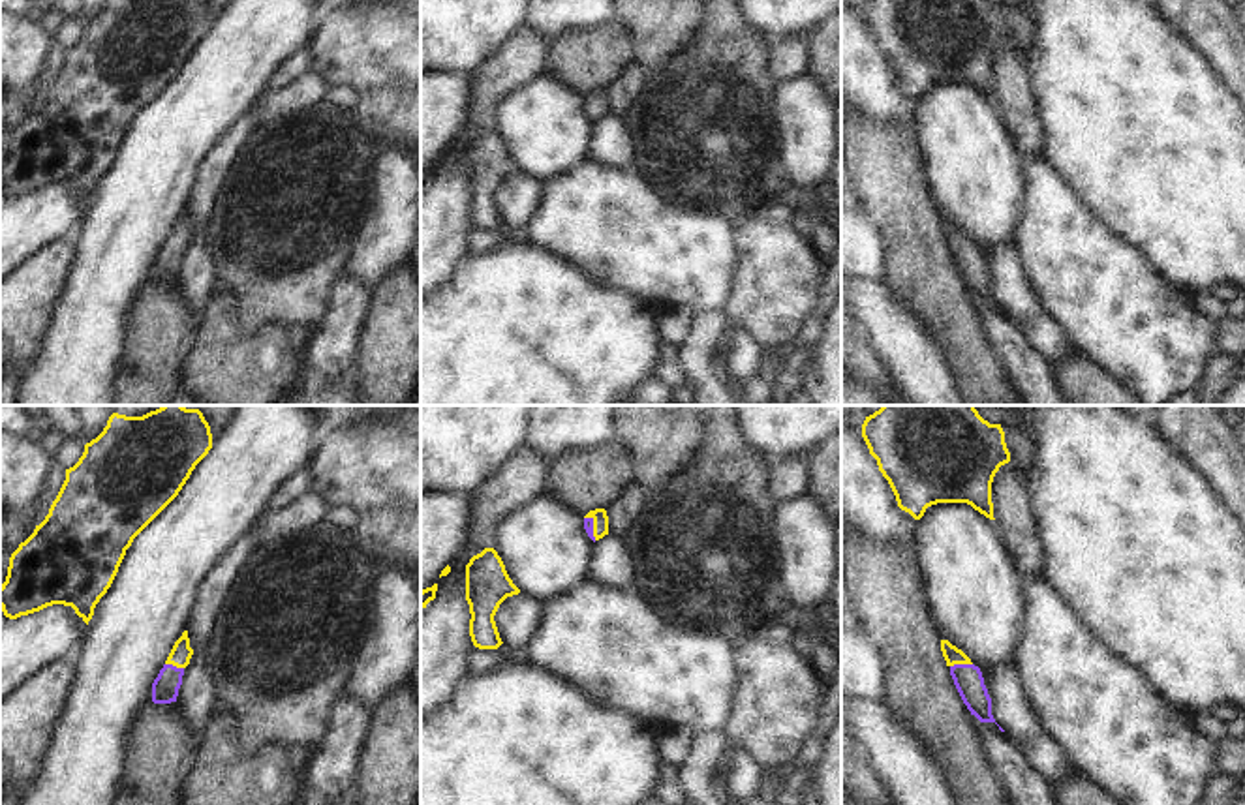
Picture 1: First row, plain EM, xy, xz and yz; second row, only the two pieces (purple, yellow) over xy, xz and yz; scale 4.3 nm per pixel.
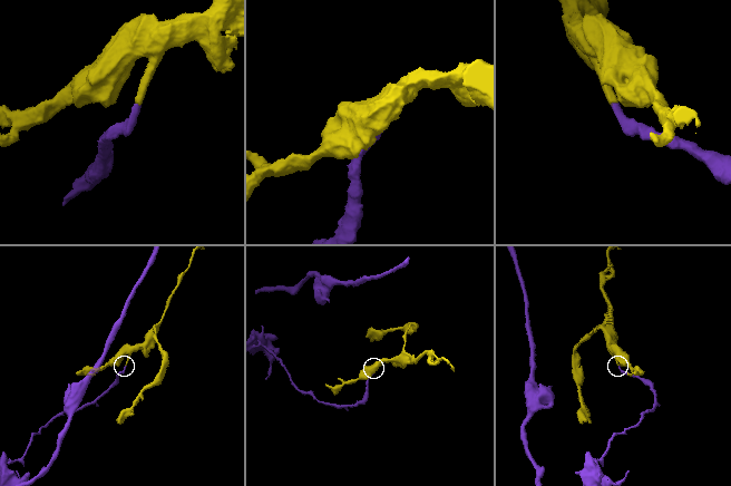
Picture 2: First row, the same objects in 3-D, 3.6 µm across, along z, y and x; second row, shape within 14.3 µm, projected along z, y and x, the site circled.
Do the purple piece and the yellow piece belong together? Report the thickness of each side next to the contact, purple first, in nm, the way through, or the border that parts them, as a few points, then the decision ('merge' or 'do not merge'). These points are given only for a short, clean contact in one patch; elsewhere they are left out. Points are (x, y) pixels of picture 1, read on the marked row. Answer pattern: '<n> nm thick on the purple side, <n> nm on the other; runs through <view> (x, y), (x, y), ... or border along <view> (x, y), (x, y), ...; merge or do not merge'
130 nm thick on the purple side, 80 nm on the other; runs through yz (968, 678), (960, 665), (952, 655); merge

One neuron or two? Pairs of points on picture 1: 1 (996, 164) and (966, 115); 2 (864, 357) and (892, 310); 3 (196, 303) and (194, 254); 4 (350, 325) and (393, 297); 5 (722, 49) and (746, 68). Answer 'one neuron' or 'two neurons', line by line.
1: one neuron
2: two neurons
3: one neuron
4: two neurons
5: one neuron

